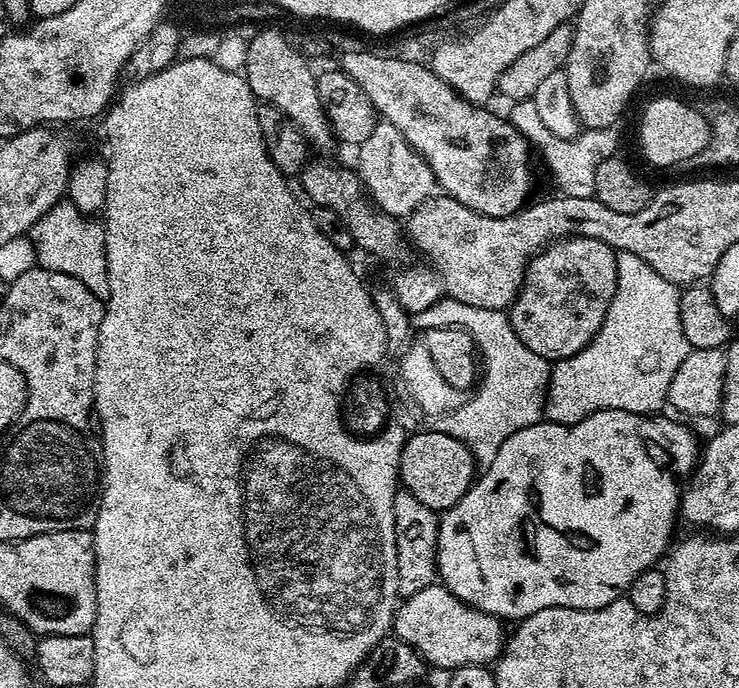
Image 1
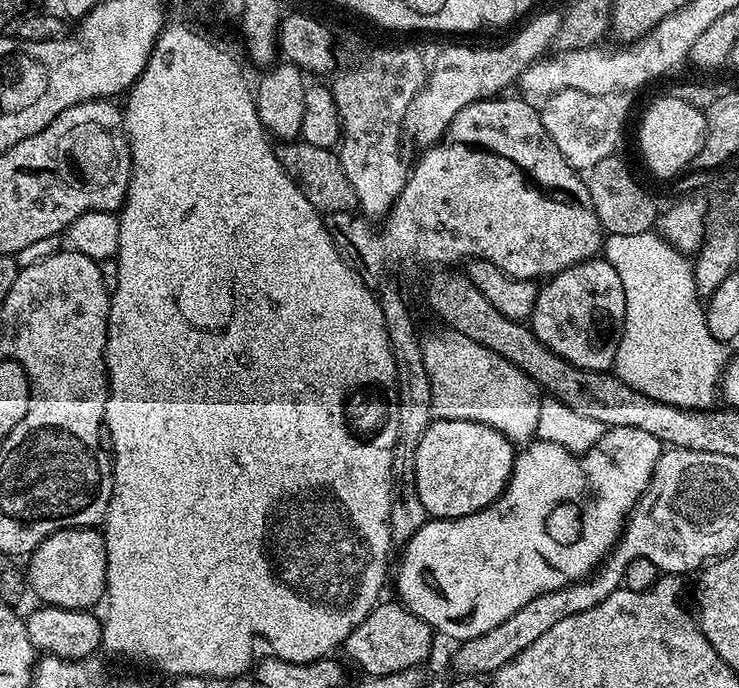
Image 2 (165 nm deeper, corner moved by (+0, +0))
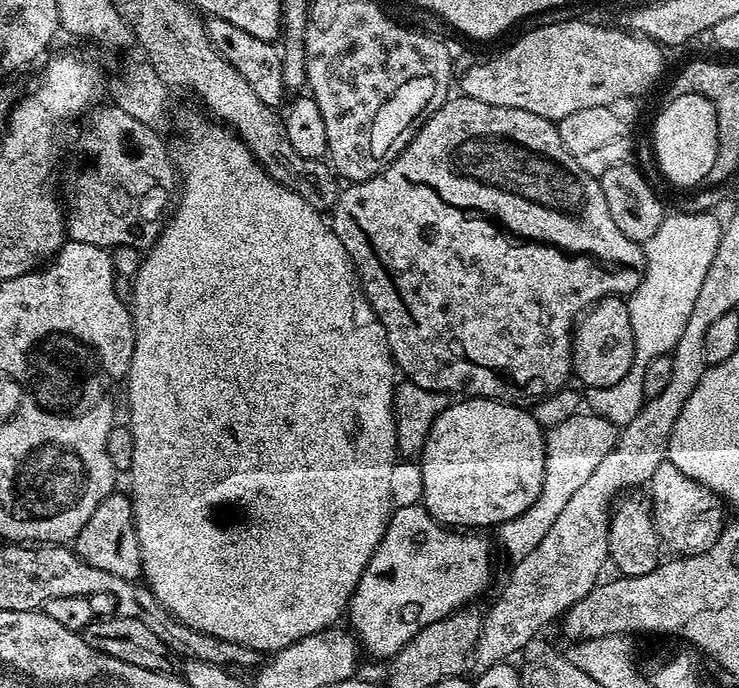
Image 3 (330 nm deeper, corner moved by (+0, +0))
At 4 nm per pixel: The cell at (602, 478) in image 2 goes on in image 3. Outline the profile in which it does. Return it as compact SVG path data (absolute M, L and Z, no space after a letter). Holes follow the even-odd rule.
M423 503L404 504L395 509L392 517L388 520L386 526L386 534L382 538L382 542L374 550L374 554L370 558L370 562L366 566L366 570L362 570L362 578L358 582L355 592L348 599L348 611L346 620L349 620L351 631L354 633L359 647L364 648L372 656L377 656L383 662L391 661L392 657L398 654L398 650L402 650L402 646L406 646L414 638L414 634L418 634L418 630L422 630L426 626L430 626L430 622L438 622L442 618L446 618L451 612L456 612L459 608L469 607L476 599L483 594L488 588L488 583L492 580L492 552L488 549L488 544L484 540L479 540L479 535L465 534L460 530L442 530L441 525L437 524L434 517L424 507Z

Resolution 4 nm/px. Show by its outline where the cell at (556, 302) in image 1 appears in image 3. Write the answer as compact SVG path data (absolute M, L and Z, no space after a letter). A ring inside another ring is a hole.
M605 296L579 317L572 333L572 371L586 387L607 390L623 385L635 357L634 330L623 299Z

